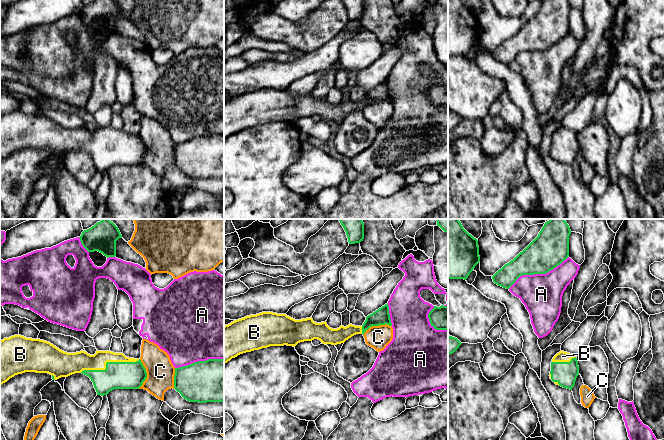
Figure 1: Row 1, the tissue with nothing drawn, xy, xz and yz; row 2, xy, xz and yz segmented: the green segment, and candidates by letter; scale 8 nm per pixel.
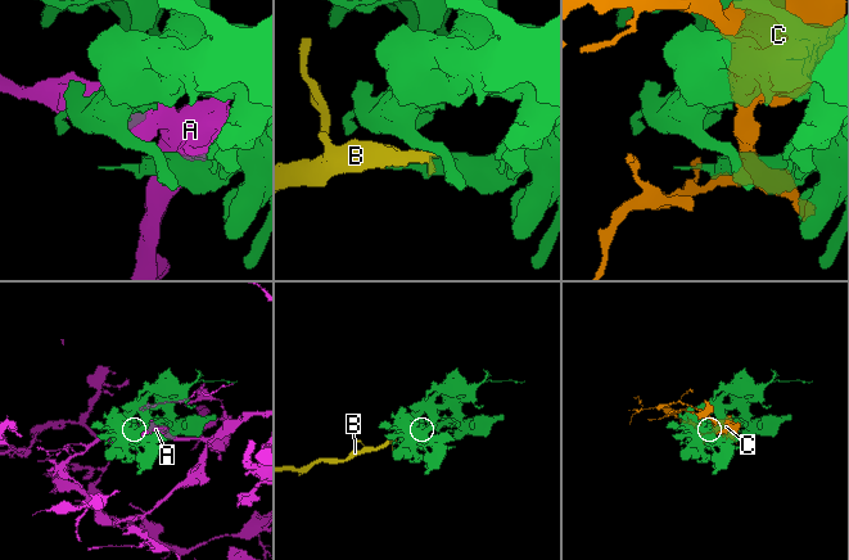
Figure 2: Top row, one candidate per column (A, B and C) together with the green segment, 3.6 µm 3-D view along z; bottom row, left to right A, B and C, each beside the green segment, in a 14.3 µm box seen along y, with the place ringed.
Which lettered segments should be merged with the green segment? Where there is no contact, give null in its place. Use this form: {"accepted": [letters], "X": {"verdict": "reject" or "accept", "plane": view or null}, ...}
{"accepted": ["B"], "A": {"verdict": "reject", "plane": "yz"}, "B": {"verdict": "accept", "plane": "xy"}, "C": {"verdict": "reject", "plane": "xz"}}

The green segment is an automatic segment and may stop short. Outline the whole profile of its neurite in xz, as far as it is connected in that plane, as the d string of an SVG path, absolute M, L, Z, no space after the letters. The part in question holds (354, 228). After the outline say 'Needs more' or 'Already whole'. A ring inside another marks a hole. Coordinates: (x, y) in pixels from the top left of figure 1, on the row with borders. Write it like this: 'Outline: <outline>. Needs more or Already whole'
Outline: M338 219L343 226L349 244L360 243L364 239L364 223L361 219Z. Already whole

